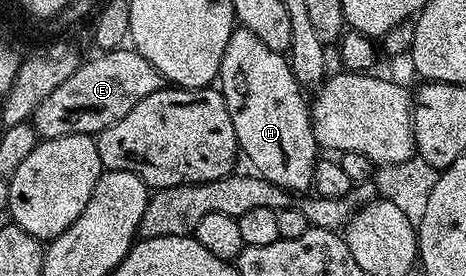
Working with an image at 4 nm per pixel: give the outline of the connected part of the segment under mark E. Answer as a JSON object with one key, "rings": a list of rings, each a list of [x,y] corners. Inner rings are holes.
{"rings":[[[130,47],[101,52],[96,58],[81,62],[55,92],[42,101],[32,126],[39,138],[55,139],[72,135],[97,135],[108,125],[127,116],[146,96],[162,89],[164,80],[142,54]]]}

